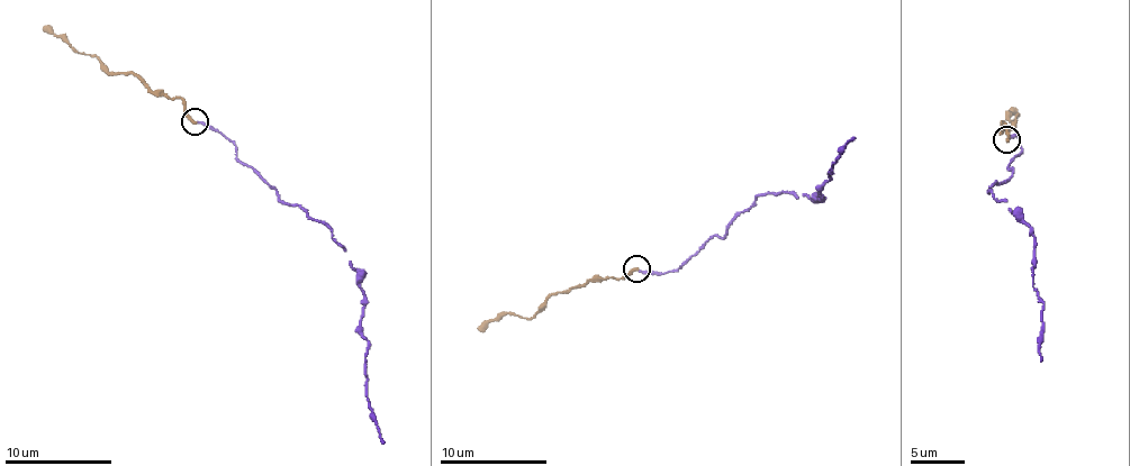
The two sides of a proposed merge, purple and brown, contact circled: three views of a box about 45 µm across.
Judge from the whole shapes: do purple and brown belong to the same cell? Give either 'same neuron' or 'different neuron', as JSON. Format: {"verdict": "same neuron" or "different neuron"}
{"verdict": "same neuron"}

